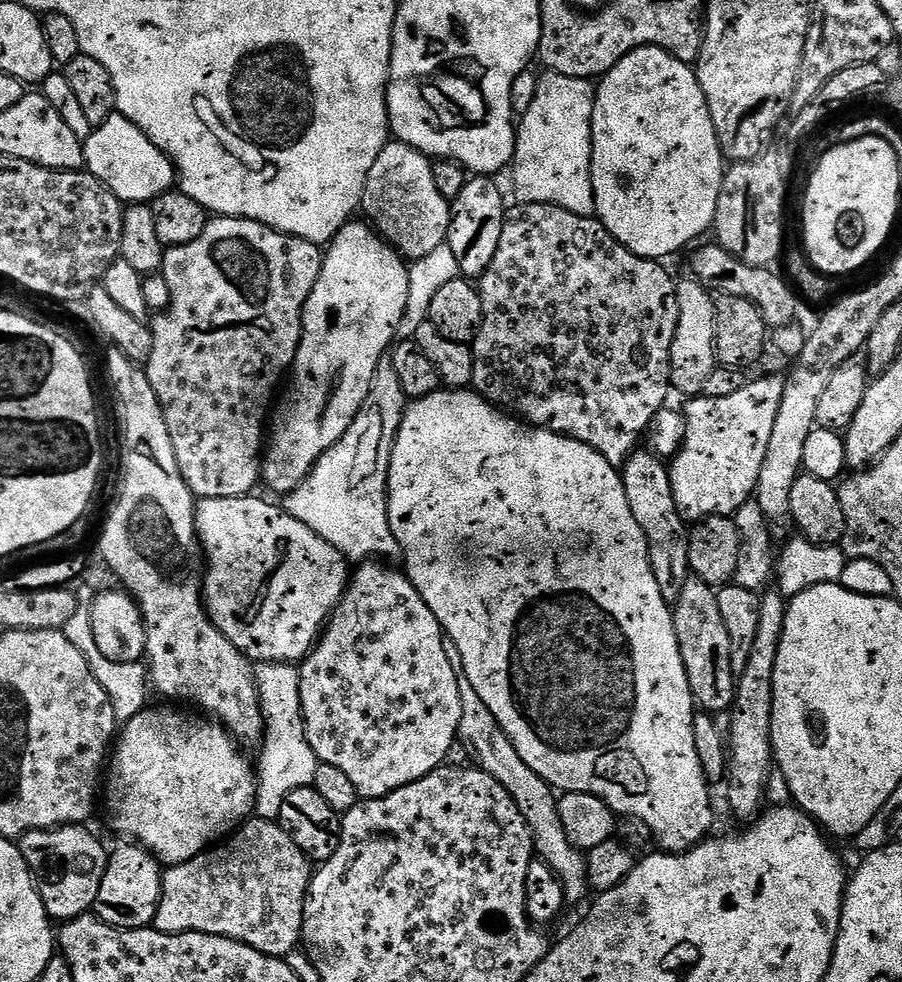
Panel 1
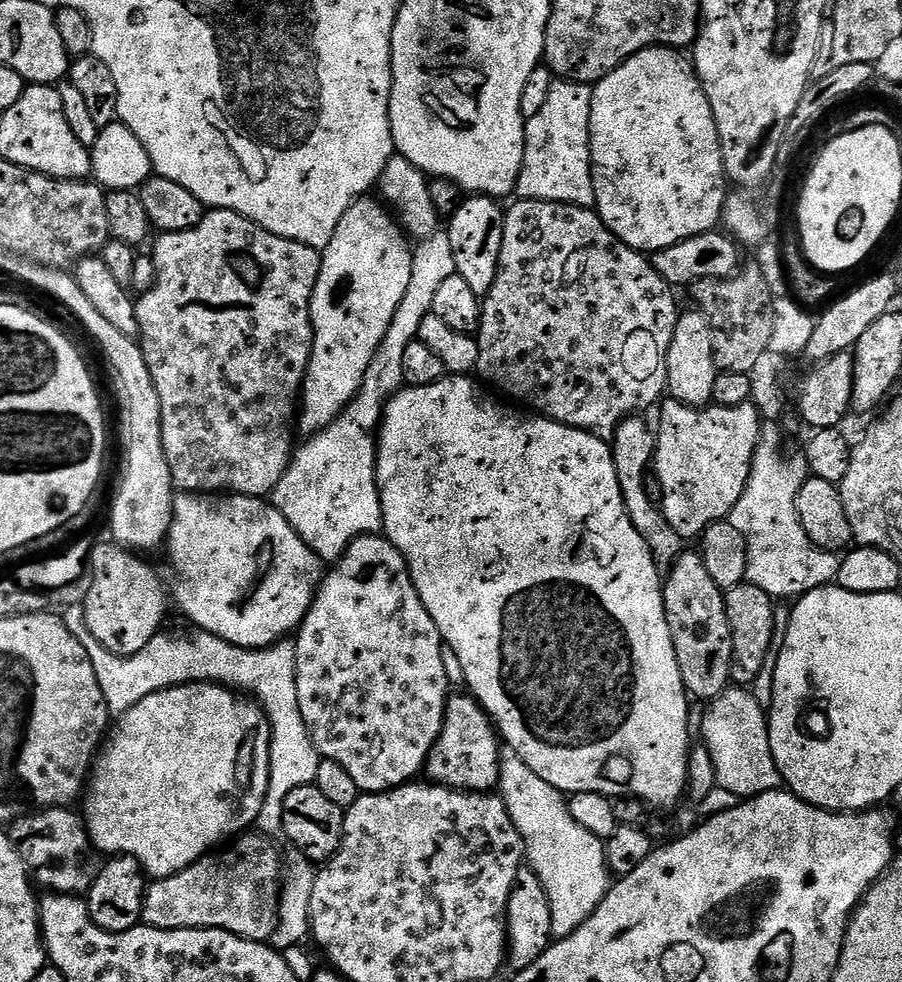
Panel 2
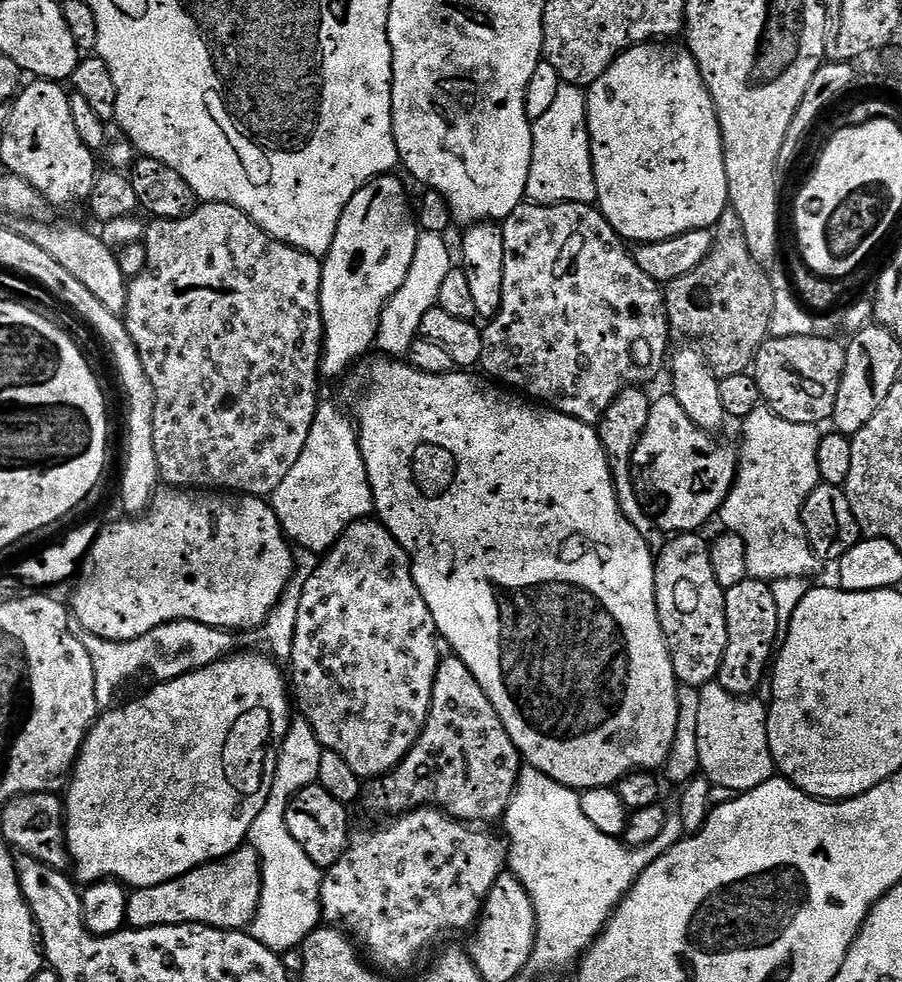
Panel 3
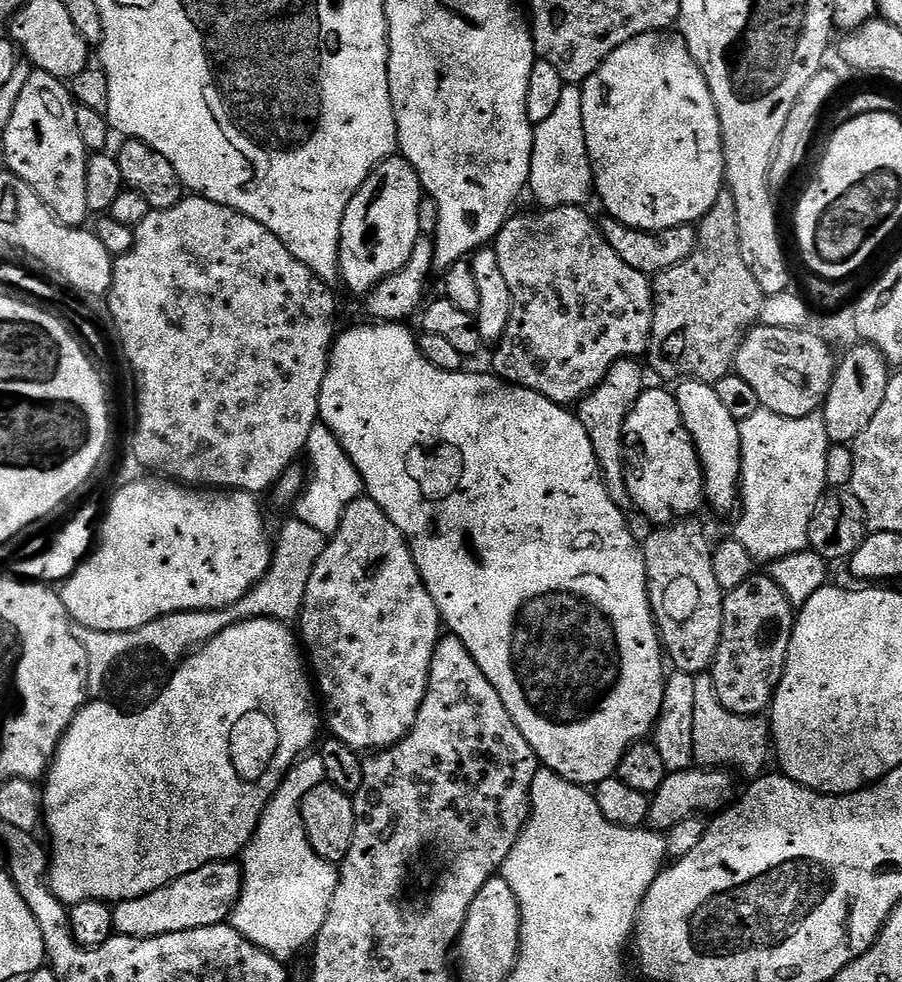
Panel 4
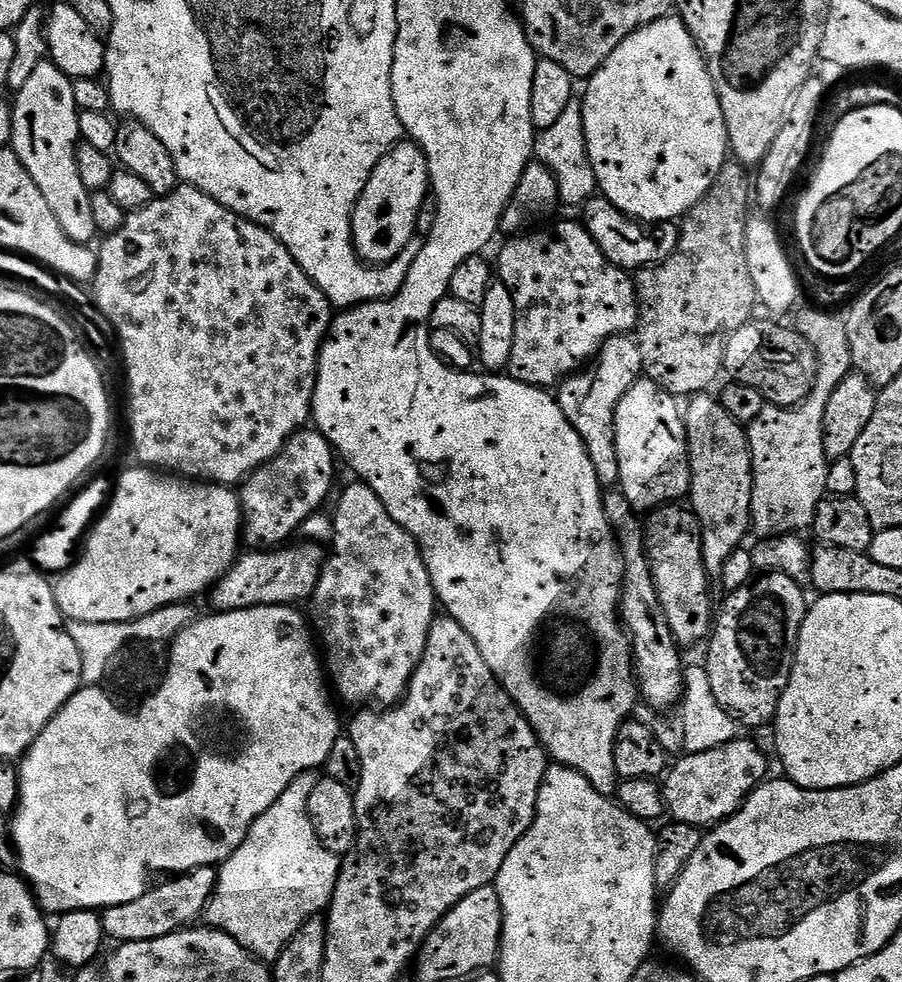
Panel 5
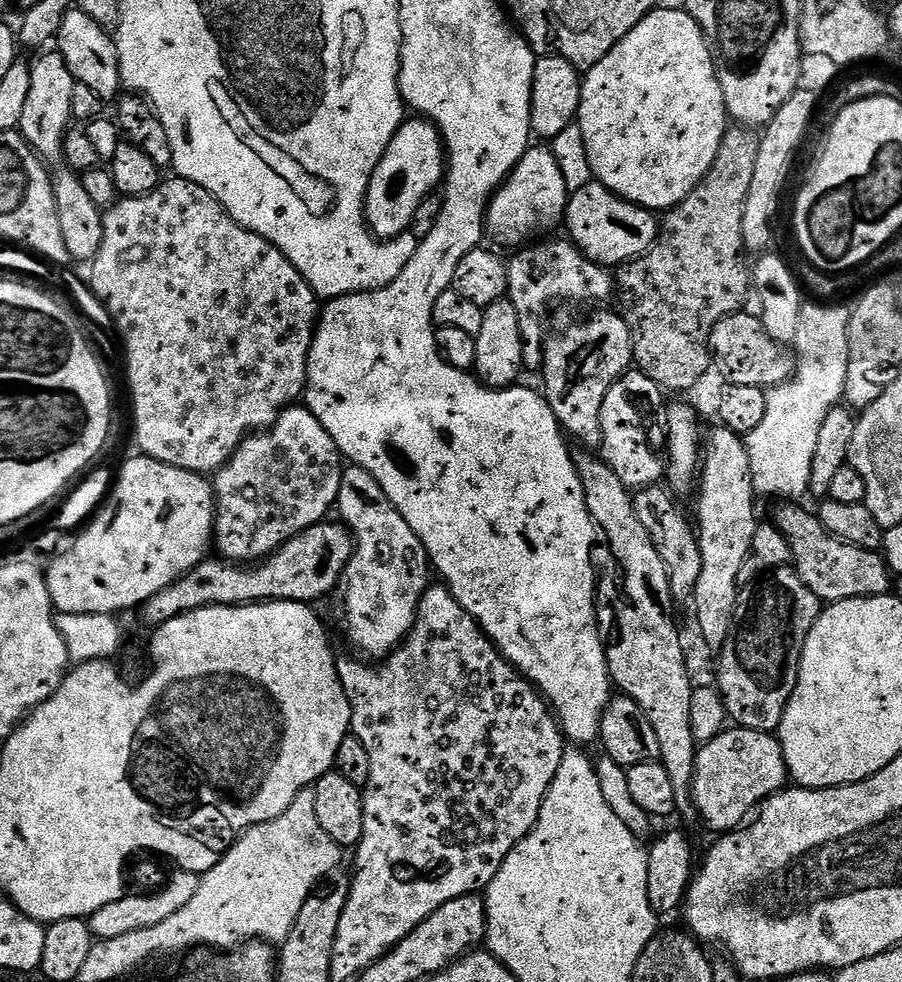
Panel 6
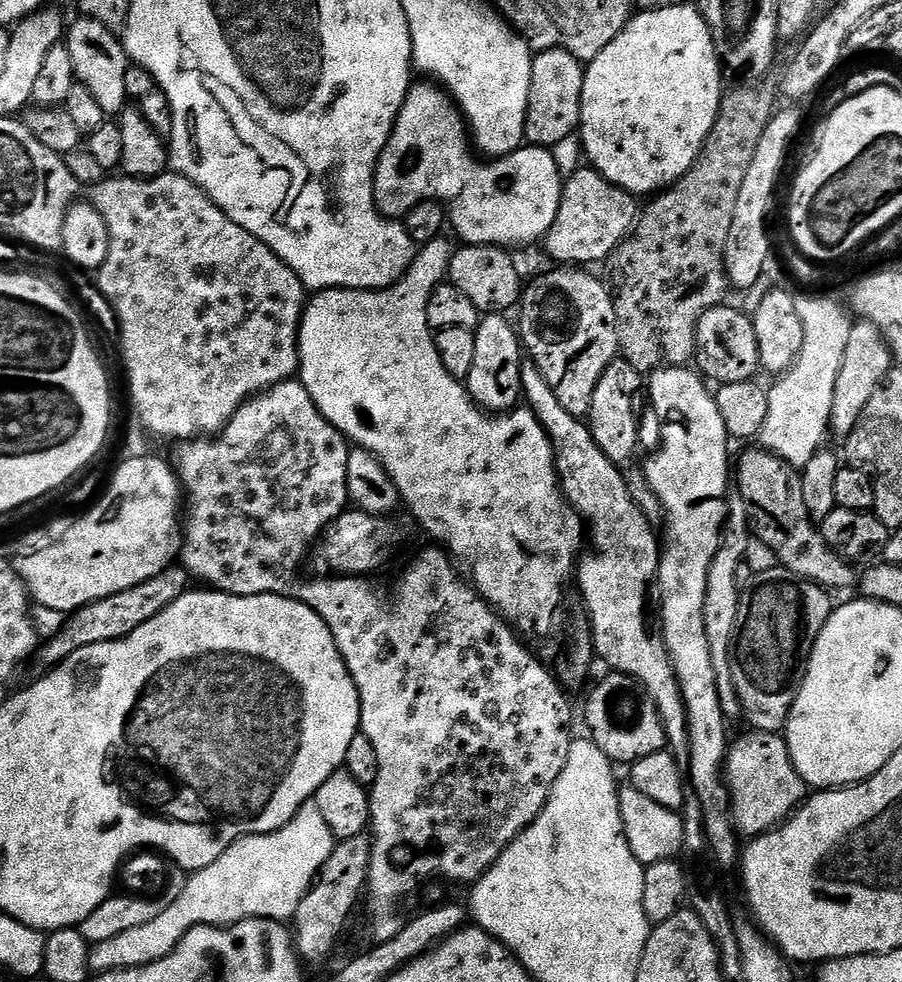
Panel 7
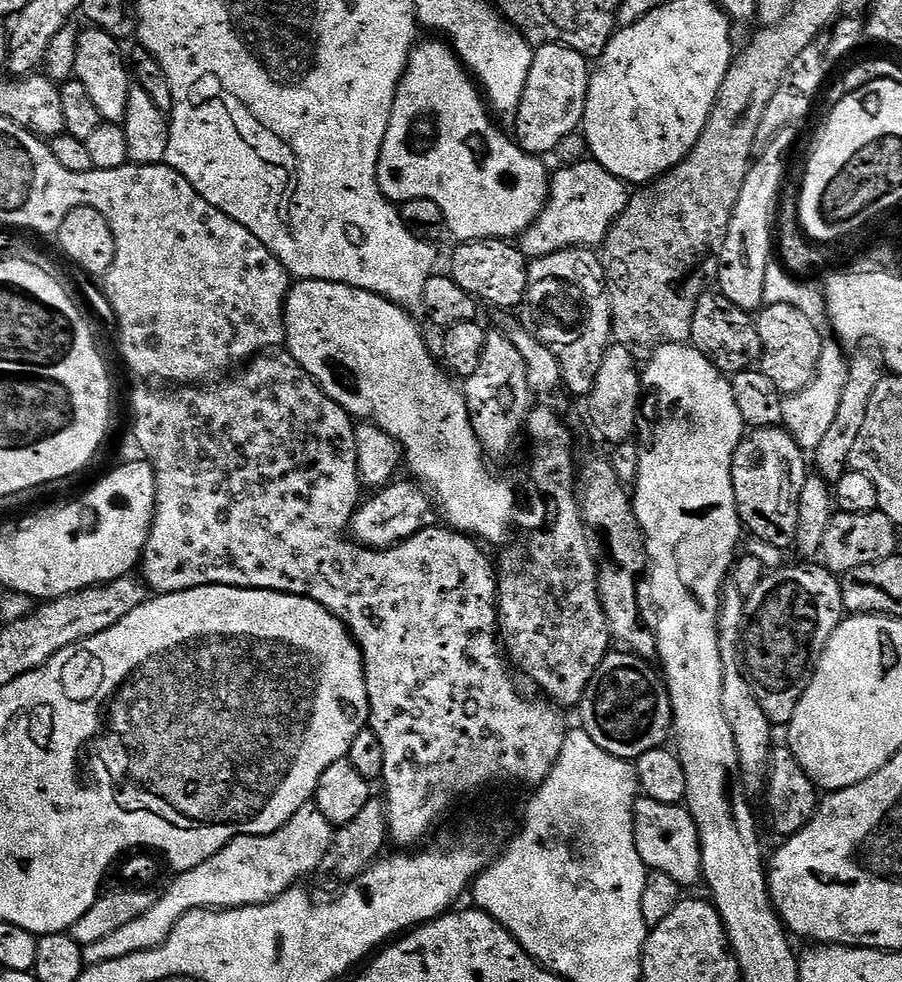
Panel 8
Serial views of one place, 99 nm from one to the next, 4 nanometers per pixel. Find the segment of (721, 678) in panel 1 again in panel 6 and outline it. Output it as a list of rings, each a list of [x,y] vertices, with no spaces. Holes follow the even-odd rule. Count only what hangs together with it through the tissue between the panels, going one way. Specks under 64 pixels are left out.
[[[652,484],[648,488],[635,489],[632,497],[634,514],[642,521],[646,534],[650,534],[650,542],[654,542],[654,550],[662,554],[662,562],[668,567],[670,590],[673,601],[691,601],[694,586],[698,586],[698,574],[702,570],[702,554],[700,541],[694,531],[693,521],[672,501],[673,493],[660,484]]]

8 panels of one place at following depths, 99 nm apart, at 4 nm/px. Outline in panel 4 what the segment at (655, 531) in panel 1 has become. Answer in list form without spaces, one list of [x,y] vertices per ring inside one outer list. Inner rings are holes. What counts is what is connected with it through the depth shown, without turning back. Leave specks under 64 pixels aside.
[[[635,359],[619,360],[608,371],[604,381],[578,404],[578,415],[586,434],[590,434],[590,446],[594,446],[594,454],[598,458],[606,494],[610,494],[614,506],[625,510],[632,508],[632,499],[630,490],[626,486],[624,473],[624,427],[630,410],[638,402],[646,387],[645,369],[643,367],[640,369],[636,364],[639,363]]]

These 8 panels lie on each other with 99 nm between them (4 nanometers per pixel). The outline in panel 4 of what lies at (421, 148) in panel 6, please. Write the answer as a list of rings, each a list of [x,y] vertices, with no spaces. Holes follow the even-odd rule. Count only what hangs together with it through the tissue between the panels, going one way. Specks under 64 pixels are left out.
[[[397,154],[384,160],[354,194],[340,231],[339,279],[354,295],[371,293],[387,276],[394,276],[412,260],[412,251],[421,243],[418,202],[420,179],[410,162]]]

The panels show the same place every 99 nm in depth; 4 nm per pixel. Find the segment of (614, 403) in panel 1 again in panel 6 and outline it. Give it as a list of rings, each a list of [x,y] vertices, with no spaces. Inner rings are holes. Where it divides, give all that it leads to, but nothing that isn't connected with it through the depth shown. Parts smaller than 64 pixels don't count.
[[[548,240],[545,244],[521,247],[513,260],[507,261],[508,295],[518,310],[518,330],[522,334],[523,367],[539,369],[544,363],[544,319],[548,316],[548,300],[608,300],[614,296],[614,276],[586,258],[571,240]]]

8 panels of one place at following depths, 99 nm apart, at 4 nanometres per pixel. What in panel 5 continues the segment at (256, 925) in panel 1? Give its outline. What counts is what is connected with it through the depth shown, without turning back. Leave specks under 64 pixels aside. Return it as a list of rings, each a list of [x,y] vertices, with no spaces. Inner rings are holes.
[[[215,867],[196,868],[175,878],[168,878],[165,884],[149,887],[142,898],[134,898],[134,902],[122,902],[118,906],[103,909],[100,921],[104,927],[104,935],[109,941],[116,940],[120,944],[130,942],[146,942],[154,938],[162,938],[171,932],[181,931],[205,915],[212,895],[216,893]]]

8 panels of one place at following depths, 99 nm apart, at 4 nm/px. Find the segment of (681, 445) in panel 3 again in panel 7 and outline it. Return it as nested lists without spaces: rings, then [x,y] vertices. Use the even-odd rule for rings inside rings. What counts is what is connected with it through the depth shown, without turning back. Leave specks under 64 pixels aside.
[[[622,358],[614,359],[602,374],[598,390],[594,390],[594,402],[590,406],[586,423],[598,442],[598,450],[618,466],[629,463],[628,459],[636,452],[636,443],[640,440],[640,424],[636,421],[636,408],[632,405],[632,395],[645,387],[645,377],[630,362]]]

